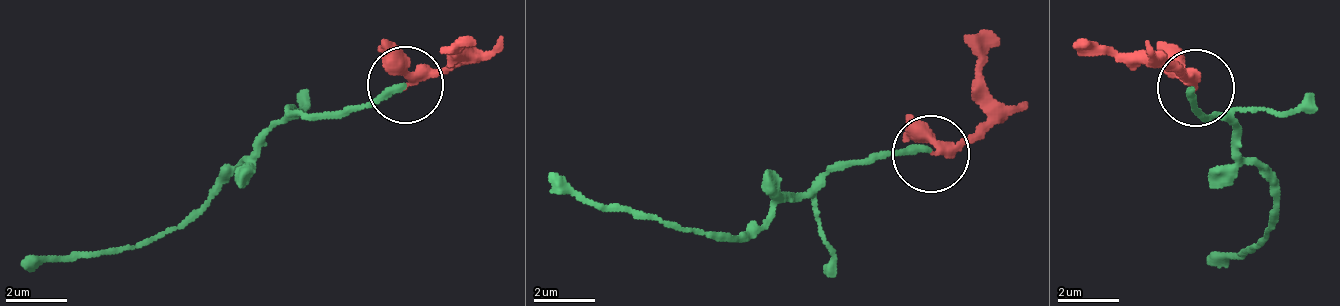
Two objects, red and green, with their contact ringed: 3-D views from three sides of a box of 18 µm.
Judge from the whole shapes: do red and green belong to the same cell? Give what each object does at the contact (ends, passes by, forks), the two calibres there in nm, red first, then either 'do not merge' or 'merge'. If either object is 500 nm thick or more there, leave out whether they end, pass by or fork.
red passes by | green ends | 260/240 nm | merge

